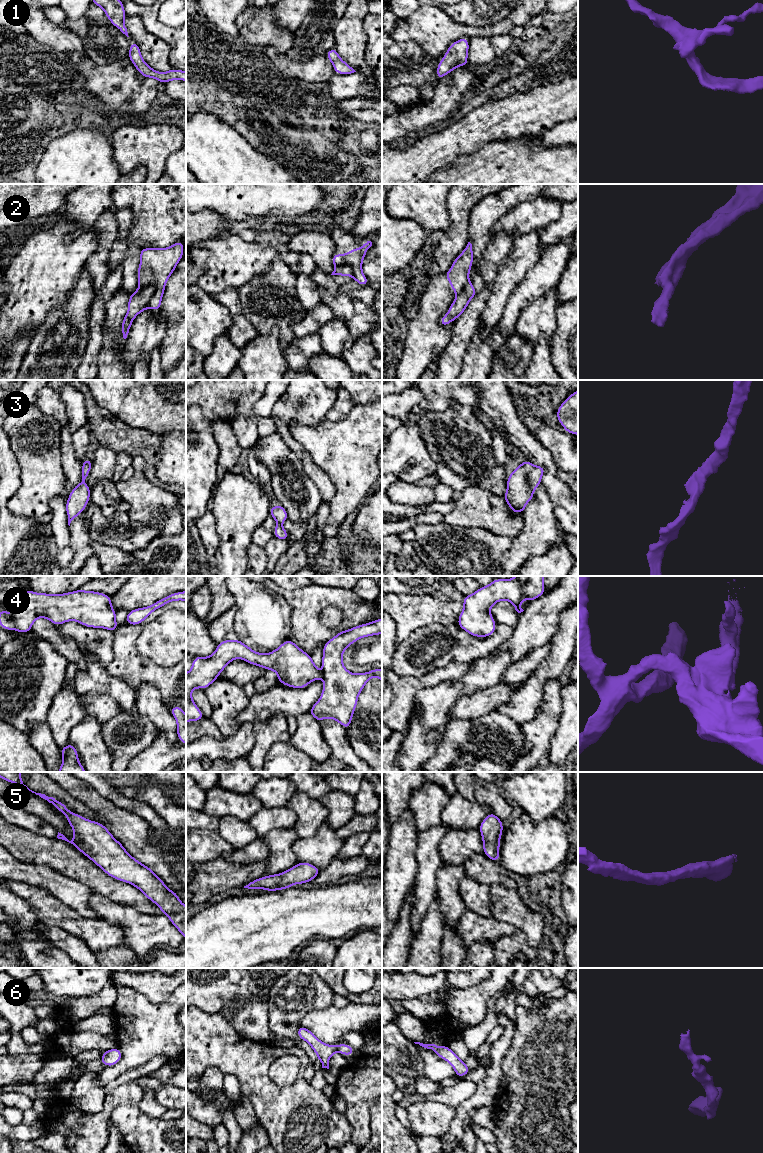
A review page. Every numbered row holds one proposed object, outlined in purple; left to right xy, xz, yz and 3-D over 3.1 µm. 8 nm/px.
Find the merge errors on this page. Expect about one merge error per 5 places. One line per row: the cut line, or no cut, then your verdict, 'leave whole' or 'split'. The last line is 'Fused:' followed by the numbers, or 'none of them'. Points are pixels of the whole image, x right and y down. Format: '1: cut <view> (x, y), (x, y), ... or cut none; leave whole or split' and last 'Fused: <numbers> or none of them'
1: cut none; leave whole
2: cut xy (152, 284), (154, 293), (148, 307); split
3: cut none; leave whole
4: cut none; leave whole
5: cut none; leave whole
6: cut none; leave whole
Fused: 2

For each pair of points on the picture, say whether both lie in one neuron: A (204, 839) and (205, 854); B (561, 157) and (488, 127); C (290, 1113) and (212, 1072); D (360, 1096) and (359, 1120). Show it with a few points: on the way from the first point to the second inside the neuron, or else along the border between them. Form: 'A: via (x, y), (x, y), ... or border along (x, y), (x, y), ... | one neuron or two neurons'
A: via (204, 843), (205, 850) | one neuron
B: border along (541, 133), (495, 142) | two neurons
C: border along (205, 1070), (209, 1067), (217, 1067), (223, 1075) | two neurons
D: via (359, 1102), (359, 1114) | one neuron

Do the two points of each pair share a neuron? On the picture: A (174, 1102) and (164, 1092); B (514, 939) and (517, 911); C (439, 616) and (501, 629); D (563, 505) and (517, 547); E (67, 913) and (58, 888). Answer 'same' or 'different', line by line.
A: same
B: different
C: different
D: different
E: different

